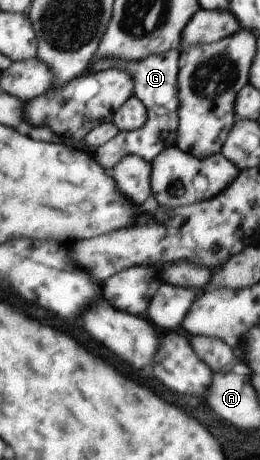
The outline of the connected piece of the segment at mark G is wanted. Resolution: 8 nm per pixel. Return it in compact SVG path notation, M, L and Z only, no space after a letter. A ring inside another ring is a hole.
M170 51L161 54L152 54L144 57L140 61L120 61L120 59L100 59L100 61L91 60L91 69L93 72L104 71L107 69L120 69L126 71L132 77L131 95L140 98L140 101L146 106L147 121L140 129L134 131L119 131L108 140L108 143L100 145L91 151L98 153L96 155L99 164L104 169L114 168L123 157L128 155L138 155L140 159L150 162L154 160L164 148L174 146L174 131L176 131L177 117L176 107L178 107L177 90L177 71L178 71L178 53L179 51Z

